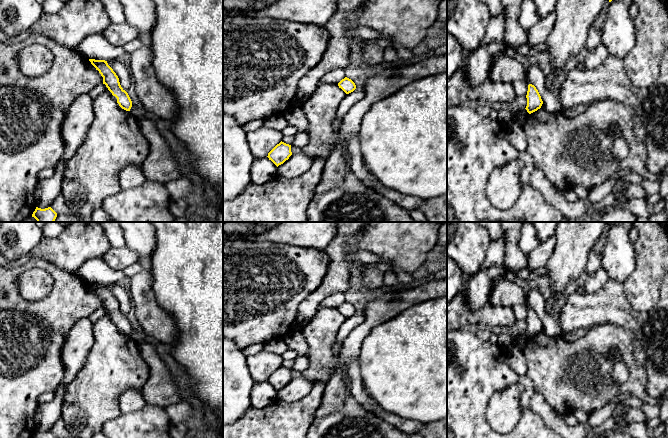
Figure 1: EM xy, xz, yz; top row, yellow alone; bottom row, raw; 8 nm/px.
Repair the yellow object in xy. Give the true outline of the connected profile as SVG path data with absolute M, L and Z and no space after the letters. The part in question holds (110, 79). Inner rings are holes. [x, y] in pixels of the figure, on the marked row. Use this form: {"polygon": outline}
{"polygon": "M89 59L89 61L103 77L103 84L105 84L112 95L117 98L119 106L126 111L130 111L132 101L128 93L121 87L118 76L108 65L107 61L95 59Z"}

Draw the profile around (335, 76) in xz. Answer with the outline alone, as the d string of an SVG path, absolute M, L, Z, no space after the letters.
M335 69L324 75L319 83L338 84L345 77L345 69Z

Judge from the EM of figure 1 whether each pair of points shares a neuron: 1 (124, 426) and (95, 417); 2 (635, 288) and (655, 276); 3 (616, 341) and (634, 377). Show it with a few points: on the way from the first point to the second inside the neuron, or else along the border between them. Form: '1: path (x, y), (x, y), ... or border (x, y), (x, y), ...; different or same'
1: border (121, 414), (107, 420), (102, 427); different
2: path (640, 286), (650, 276); same
3: path (625, 350), (634, 368); same

